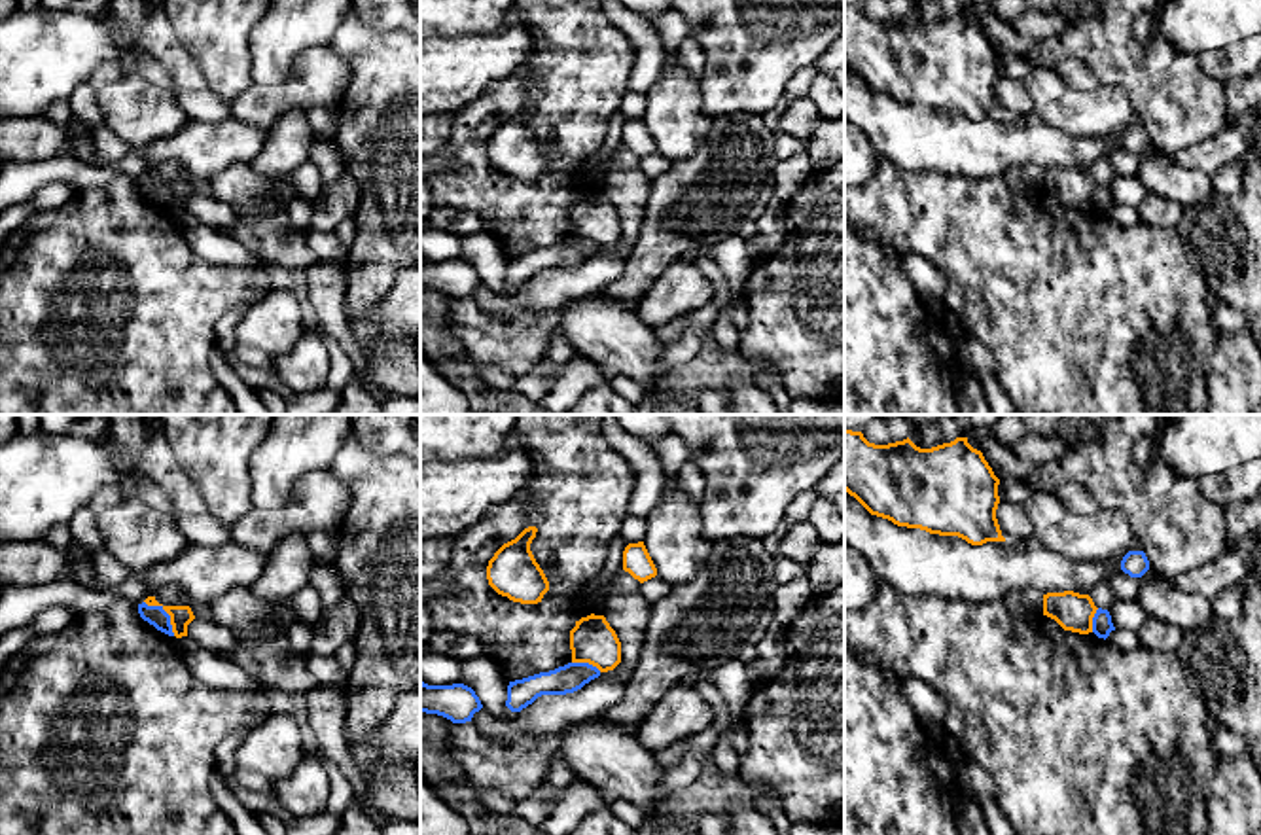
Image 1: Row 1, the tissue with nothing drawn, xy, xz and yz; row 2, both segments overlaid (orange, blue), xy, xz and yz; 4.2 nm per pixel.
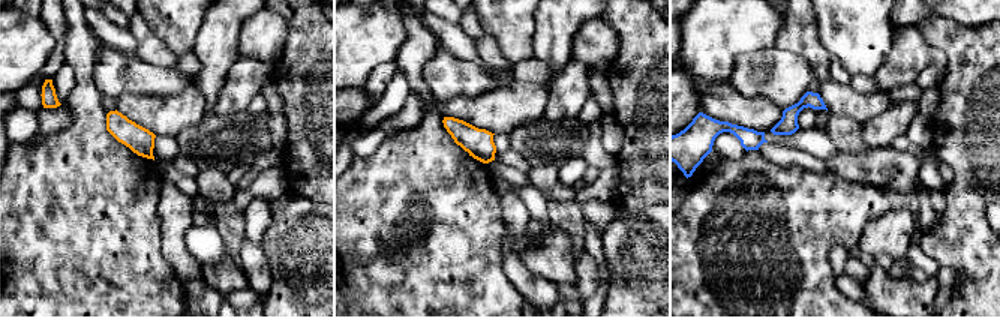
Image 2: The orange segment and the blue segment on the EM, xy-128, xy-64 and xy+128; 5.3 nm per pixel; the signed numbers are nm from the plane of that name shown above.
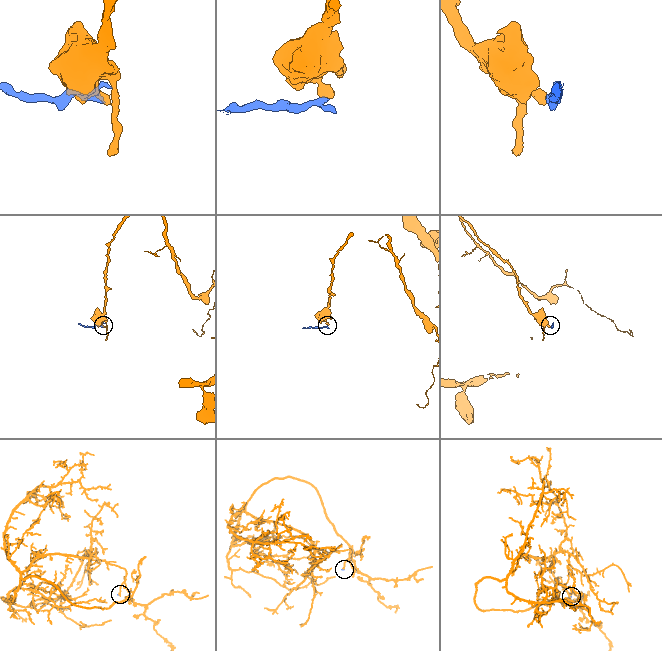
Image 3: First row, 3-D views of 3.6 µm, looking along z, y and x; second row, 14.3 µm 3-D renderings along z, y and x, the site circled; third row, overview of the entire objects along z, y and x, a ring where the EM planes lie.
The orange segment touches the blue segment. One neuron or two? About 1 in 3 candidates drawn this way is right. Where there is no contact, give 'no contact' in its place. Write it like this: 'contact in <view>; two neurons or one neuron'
contact in xy; two neurons

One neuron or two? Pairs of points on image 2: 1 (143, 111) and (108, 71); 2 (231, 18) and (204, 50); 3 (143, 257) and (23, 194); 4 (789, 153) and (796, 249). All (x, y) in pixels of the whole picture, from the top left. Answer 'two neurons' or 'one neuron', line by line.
1: two neurons
2: one neuron
3: one neuron
4: two neurons

